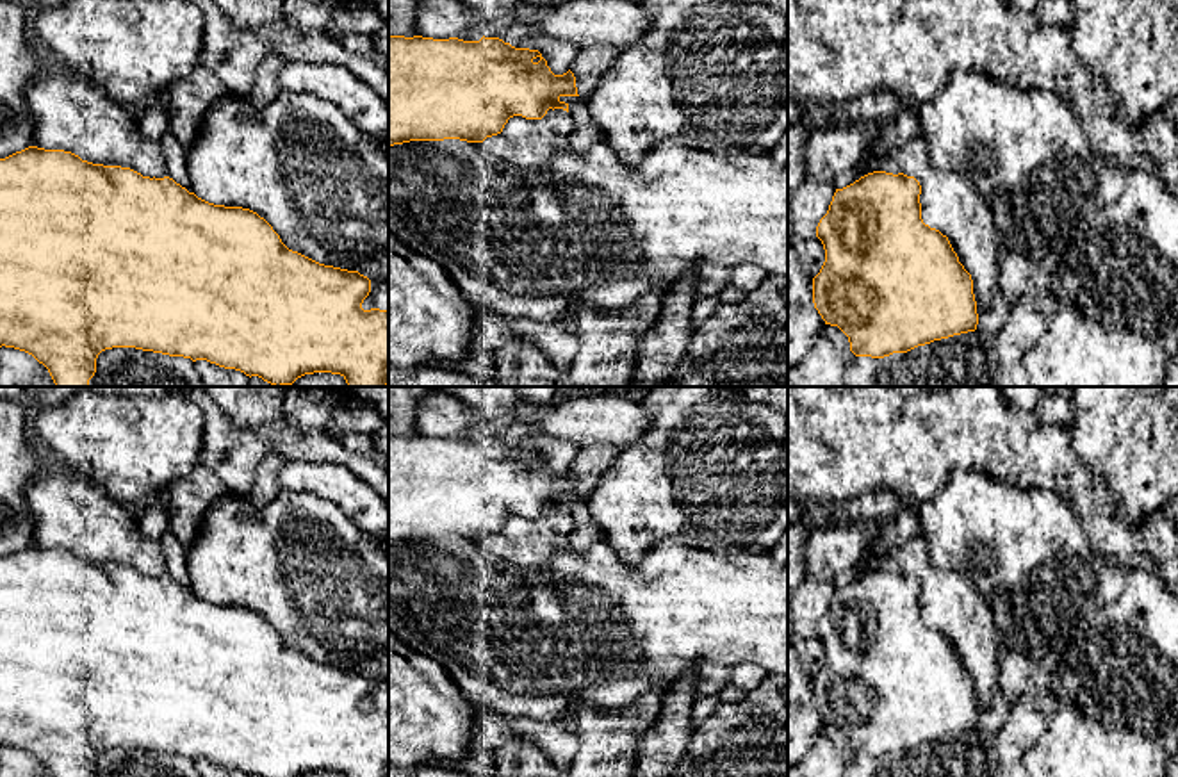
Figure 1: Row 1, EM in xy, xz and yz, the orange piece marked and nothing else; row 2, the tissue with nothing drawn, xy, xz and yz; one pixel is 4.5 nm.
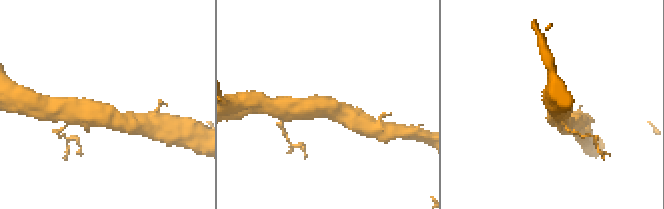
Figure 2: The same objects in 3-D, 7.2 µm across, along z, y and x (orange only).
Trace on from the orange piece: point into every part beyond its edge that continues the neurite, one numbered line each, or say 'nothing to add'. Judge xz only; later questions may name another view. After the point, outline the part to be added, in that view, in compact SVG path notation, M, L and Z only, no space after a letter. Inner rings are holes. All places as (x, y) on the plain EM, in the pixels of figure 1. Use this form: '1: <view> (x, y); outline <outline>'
nothing to add

